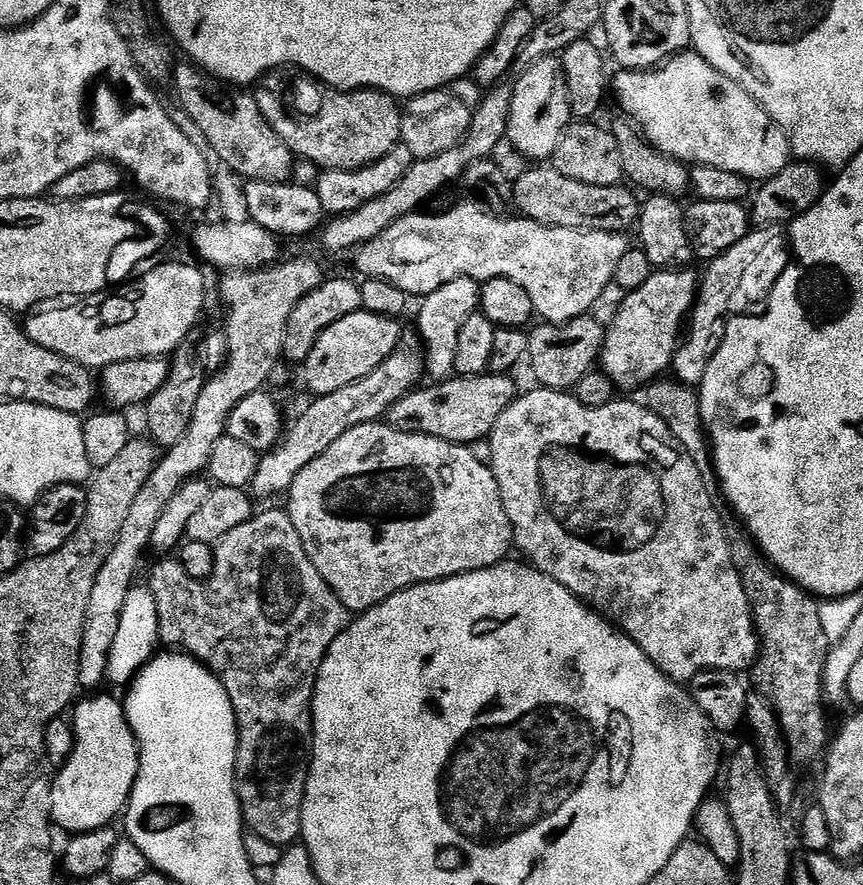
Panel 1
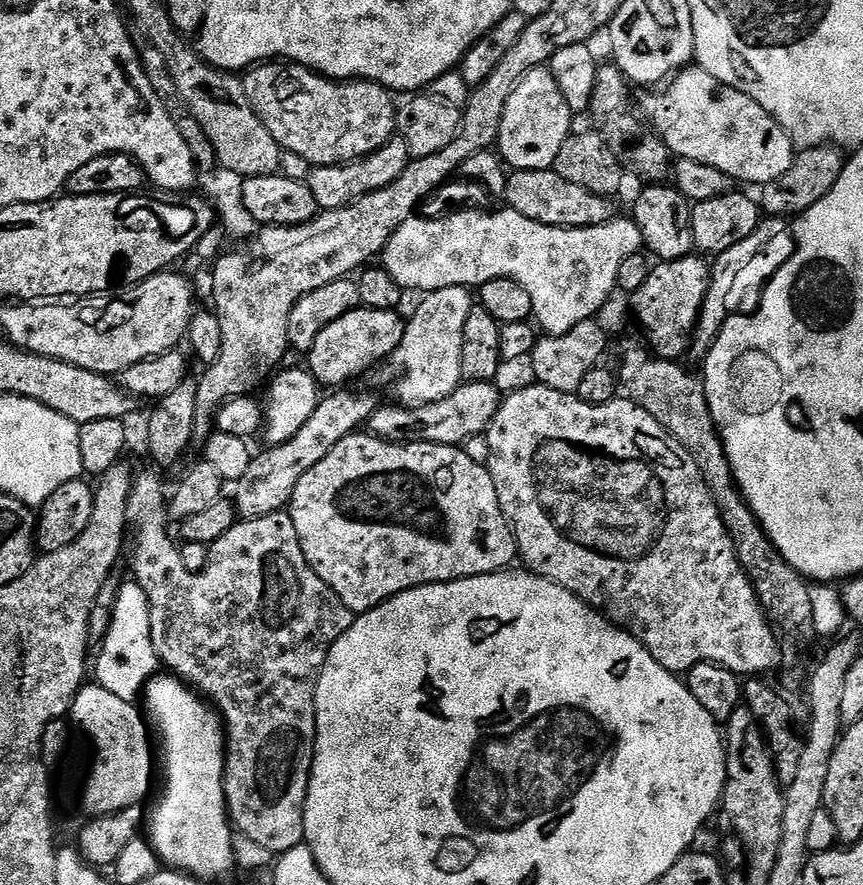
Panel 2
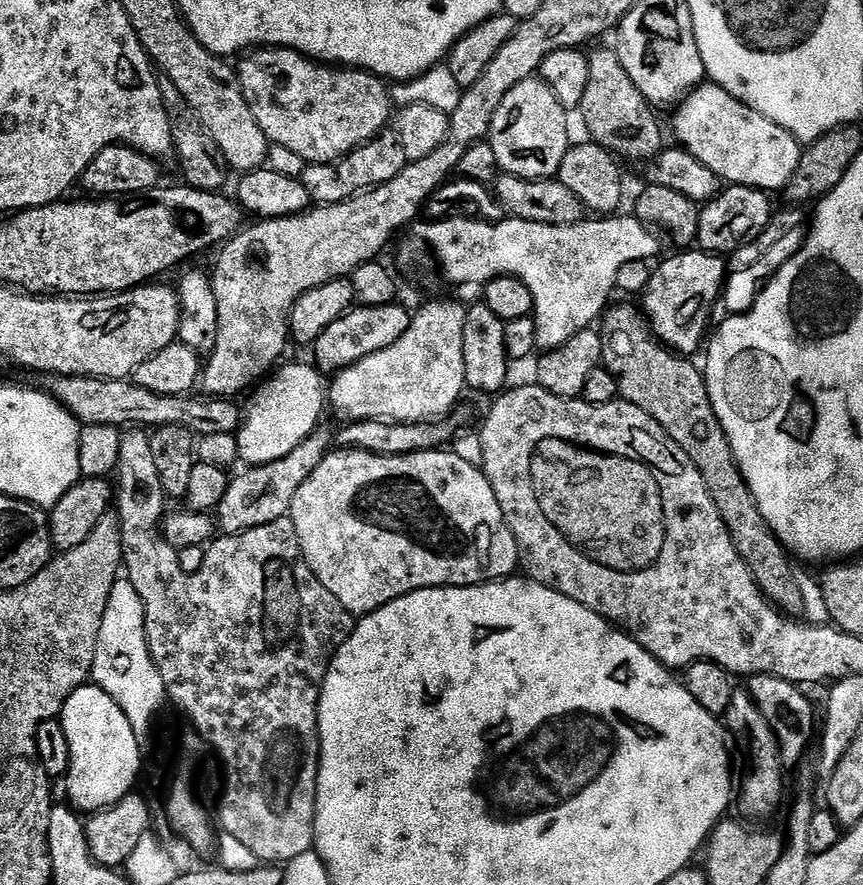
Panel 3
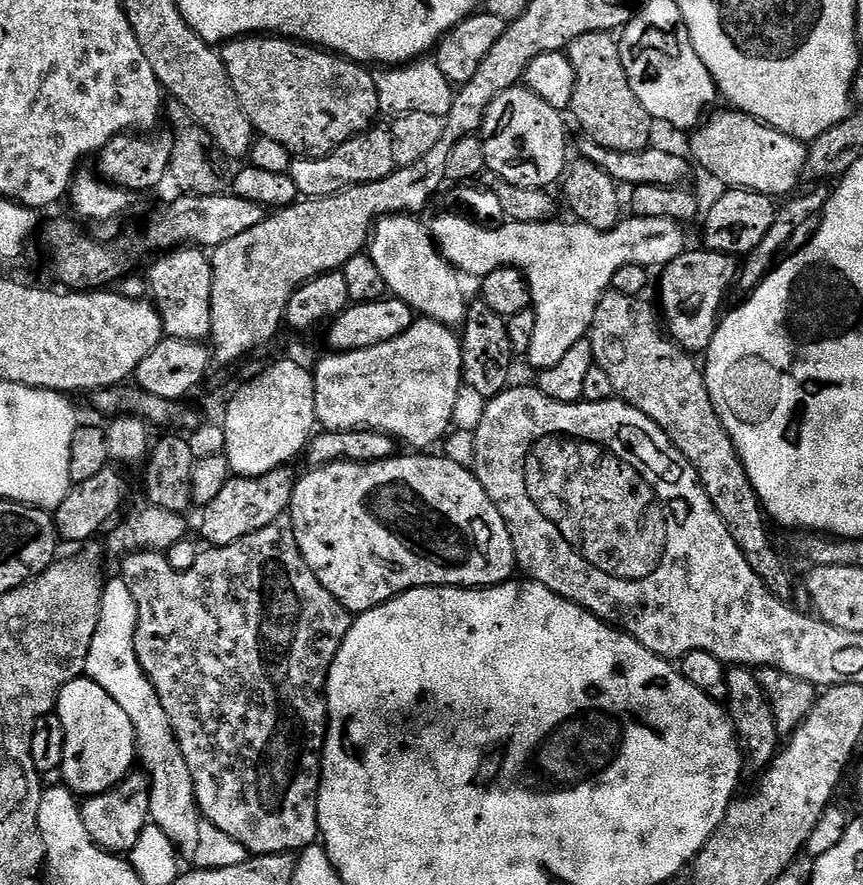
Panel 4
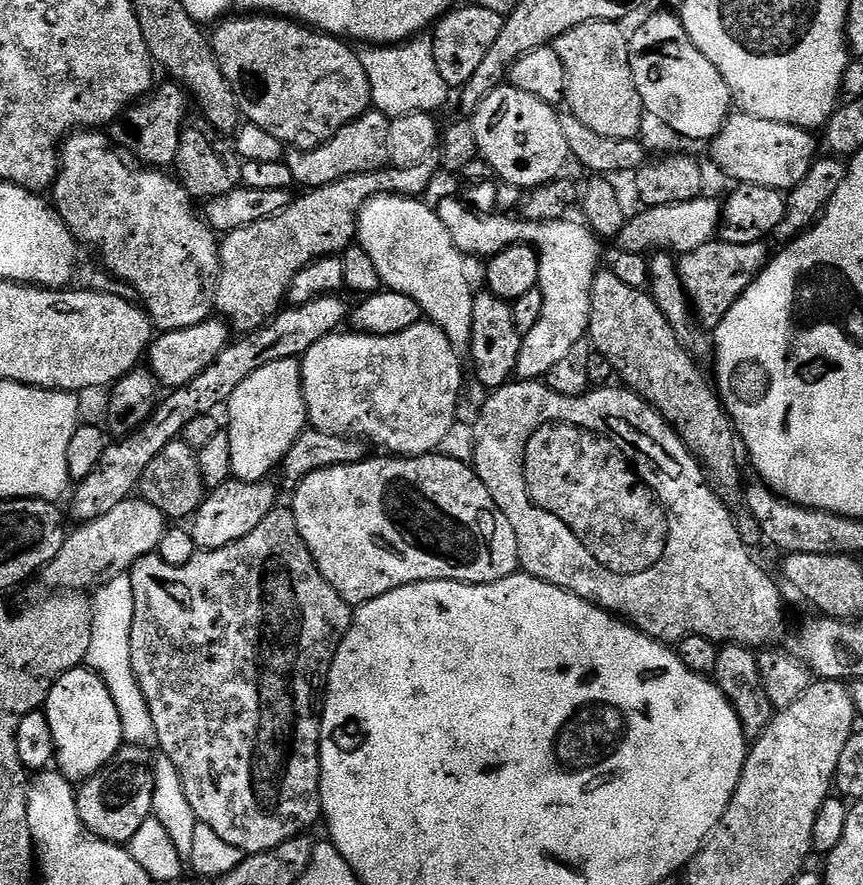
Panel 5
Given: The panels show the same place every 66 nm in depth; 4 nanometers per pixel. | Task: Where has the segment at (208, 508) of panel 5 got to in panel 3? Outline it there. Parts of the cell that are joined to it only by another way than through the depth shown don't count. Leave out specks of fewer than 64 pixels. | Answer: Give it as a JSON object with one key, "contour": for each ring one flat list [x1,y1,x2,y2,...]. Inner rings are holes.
{"contour":[[318,427,284,458,256,467,248,466,243,469,245,472,241,476,233,475,218,509,219,531,224,534,245,532,254,526,262,526,266,522,288,516,292,510,294,494,298,494,302,482,306,482,306,478,310,478,310,474,318,470,318,466,333,447,333,433,328,433,324,428]]}

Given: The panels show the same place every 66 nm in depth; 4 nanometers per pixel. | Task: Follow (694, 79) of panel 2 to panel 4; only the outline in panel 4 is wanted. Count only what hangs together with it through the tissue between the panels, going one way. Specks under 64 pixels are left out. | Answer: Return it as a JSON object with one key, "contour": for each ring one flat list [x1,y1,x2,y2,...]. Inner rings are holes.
{"contour":[[713,111,713,116,709,115,691,133,691,159,699,167,701,164,710,175,717,176,728,188,745,188,773,198,784,198,795,193,796,183,804,176,807,147,793,136,787,136,744,112,727,111]]}

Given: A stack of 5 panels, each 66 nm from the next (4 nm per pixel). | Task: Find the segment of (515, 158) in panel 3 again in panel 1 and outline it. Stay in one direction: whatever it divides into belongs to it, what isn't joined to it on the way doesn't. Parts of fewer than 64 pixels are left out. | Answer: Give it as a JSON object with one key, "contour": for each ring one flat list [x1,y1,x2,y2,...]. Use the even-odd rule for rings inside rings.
{"contour":[[559,55,542,58,519,73,518,79,512,89,507,143,512,143,526,159,532,160,528,162,551,161,562,134,574,120,563,59]]}

